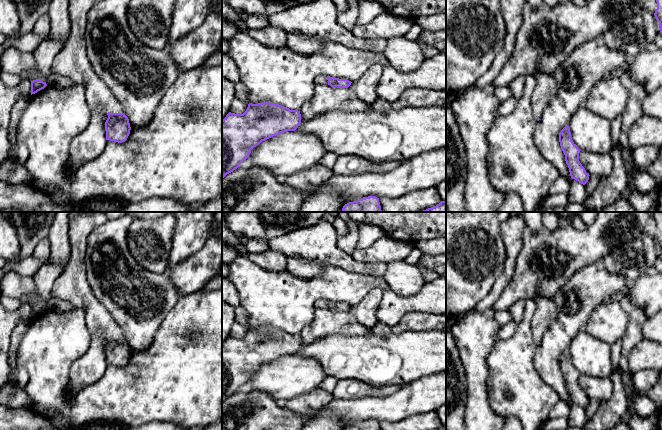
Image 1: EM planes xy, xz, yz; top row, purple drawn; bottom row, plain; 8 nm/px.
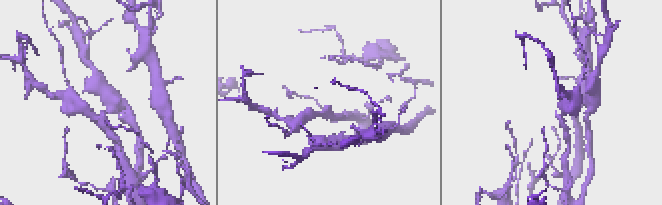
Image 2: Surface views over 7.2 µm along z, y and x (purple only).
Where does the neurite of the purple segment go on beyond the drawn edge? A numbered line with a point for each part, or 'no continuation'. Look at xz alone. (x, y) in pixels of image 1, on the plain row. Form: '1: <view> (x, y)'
1: xz (321, 303)

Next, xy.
1: xy (72, 286)

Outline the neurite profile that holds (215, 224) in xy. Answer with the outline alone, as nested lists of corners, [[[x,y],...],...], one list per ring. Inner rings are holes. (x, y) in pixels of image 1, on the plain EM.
[[[214,215],[214,218],[210,223],[210,234],[217,230],[222,233],[222,220],[218,220]]]

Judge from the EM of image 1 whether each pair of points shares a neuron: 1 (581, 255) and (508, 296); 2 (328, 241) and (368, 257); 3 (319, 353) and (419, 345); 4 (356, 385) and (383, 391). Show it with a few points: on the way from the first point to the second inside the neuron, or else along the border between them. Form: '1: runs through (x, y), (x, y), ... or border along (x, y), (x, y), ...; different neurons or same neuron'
1: runs through (557, 241), (532, 247), (525, 272); same neuron
2: border along (350, 254), (361, 262), (373, 263); different neurons
3: runs through (344, 353), (394, 352); same neuron
4: runs through (363, 390), (376, 391); same neuron

